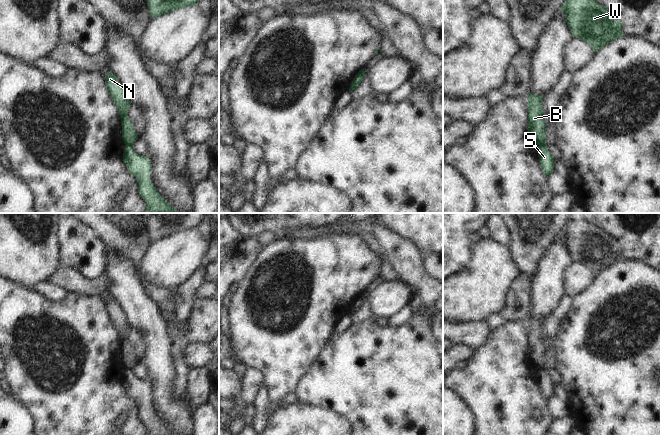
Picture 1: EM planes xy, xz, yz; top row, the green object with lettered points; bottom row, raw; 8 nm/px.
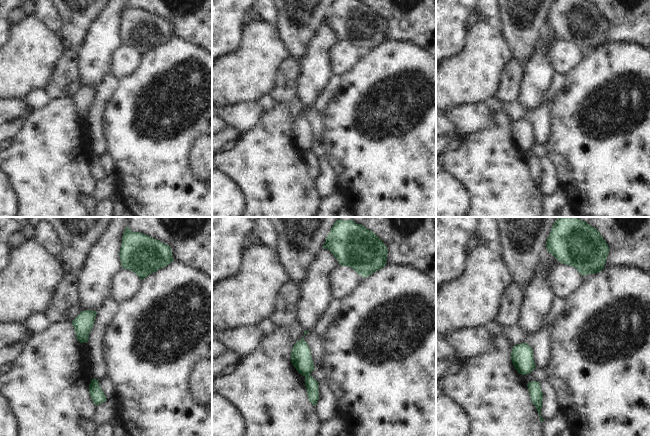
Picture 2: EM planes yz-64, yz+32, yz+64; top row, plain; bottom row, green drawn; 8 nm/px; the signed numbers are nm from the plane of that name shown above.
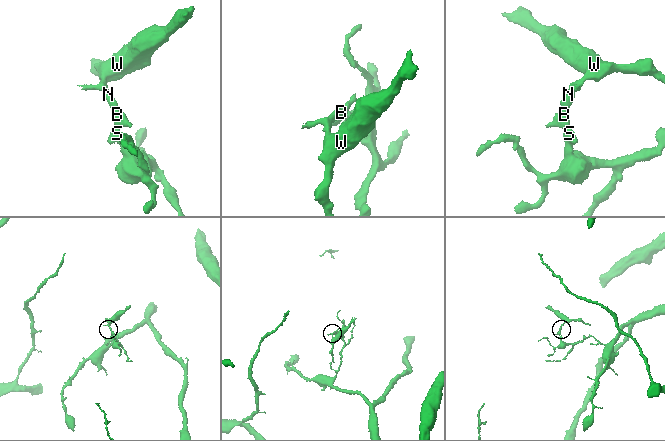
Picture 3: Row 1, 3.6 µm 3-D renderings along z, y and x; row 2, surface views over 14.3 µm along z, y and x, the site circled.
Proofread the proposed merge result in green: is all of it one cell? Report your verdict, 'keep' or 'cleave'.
cleave

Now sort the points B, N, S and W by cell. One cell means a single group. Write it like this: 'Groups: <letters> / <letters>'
Groups: B N W / S.

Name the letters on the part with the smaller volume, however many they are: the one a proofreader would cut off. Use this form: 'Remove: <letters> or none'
Remove: B, N, W

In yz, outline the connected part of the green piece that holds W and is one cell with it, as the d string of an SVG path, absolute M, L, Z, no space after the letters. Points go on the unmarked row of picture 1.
M569 219L559 236L565 237L565 245L573 262L585 265L594 275L623 260L621 244L607 231L584 219Z

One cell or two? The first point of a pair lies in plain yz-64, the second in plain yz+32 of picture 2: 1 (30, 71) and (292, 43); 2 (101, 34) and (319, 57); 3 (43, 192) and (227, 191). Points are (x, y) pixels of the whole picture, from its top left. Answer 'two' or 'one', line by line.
1: two
2: one
3: two

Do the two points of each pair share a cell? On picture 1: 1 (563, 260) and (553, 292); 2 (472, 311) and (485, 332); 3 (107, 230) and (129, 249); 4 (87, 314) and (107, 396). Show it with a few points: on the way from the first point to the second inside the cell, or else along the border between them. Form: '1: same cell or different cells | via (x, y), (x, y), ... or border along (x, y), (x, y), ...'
1: same cell | via (555, 268), (553, 270), (553, 284)
2: different cells | border along (485, 321), (462, 321), (455, 323)
3: same cell | via (112, 232), (124, 244)
4: same cell | via (87, 334), (87, 344), (90, 350), (90, 376)

